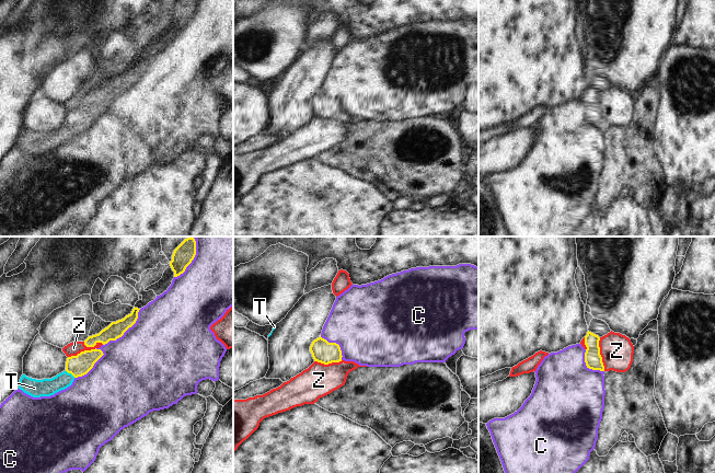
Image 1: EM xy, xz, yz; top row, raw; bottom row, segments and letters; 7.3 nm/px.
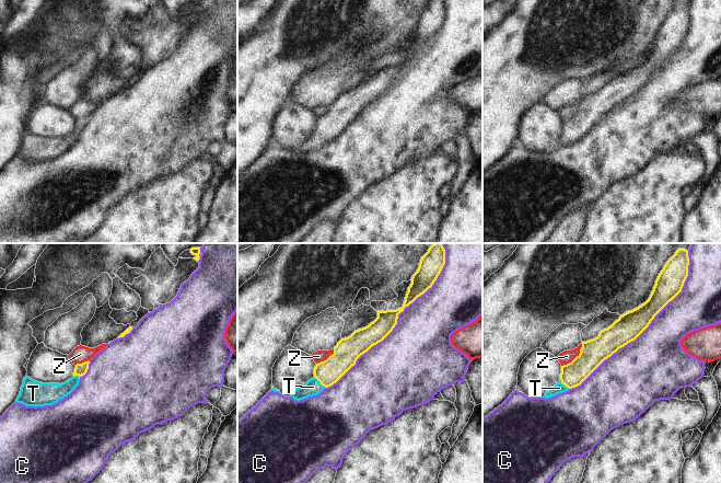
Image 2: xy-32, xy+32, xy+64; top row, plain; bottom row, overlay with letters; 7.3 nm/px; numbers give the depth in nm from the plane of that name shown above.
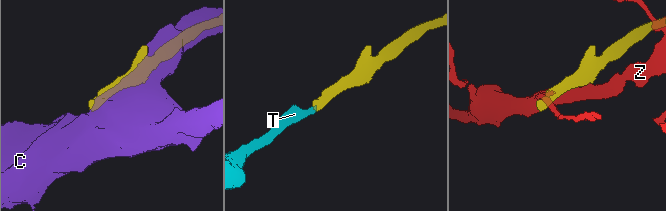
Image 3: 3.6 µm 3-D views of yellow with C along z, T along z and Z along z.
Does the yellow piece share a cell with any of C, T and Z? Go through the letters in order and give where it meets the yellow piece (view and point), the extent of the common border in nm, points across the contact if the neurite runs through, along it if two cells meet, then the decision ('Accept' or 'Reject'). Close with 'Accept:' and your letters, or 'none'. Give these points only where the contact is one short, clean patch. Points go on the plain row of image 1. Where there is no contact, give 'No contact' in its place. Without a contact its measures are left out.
C: Touches yellow at xy (125, 85). Shared border 380 nm. Reject
T: Touches yellow at xy (70, 127). Shared border 90 nm. Path across: xy (80, 119), (70, 127), (61, 136), (46, 141). Accept
Z: Touches yellow at xy (85, 105). Shared border 280 nm. Reject
Accept: T.

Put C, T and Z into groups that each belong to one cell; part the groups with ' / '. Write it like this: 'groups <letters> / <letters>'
groups C / T / Z

